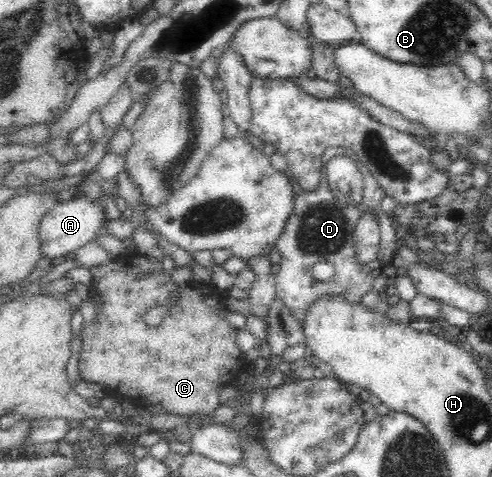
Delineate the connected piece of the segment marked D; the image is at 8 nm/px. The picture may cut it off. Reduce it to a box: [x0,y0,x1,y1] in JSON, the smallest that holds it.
[275,147,401,323]

